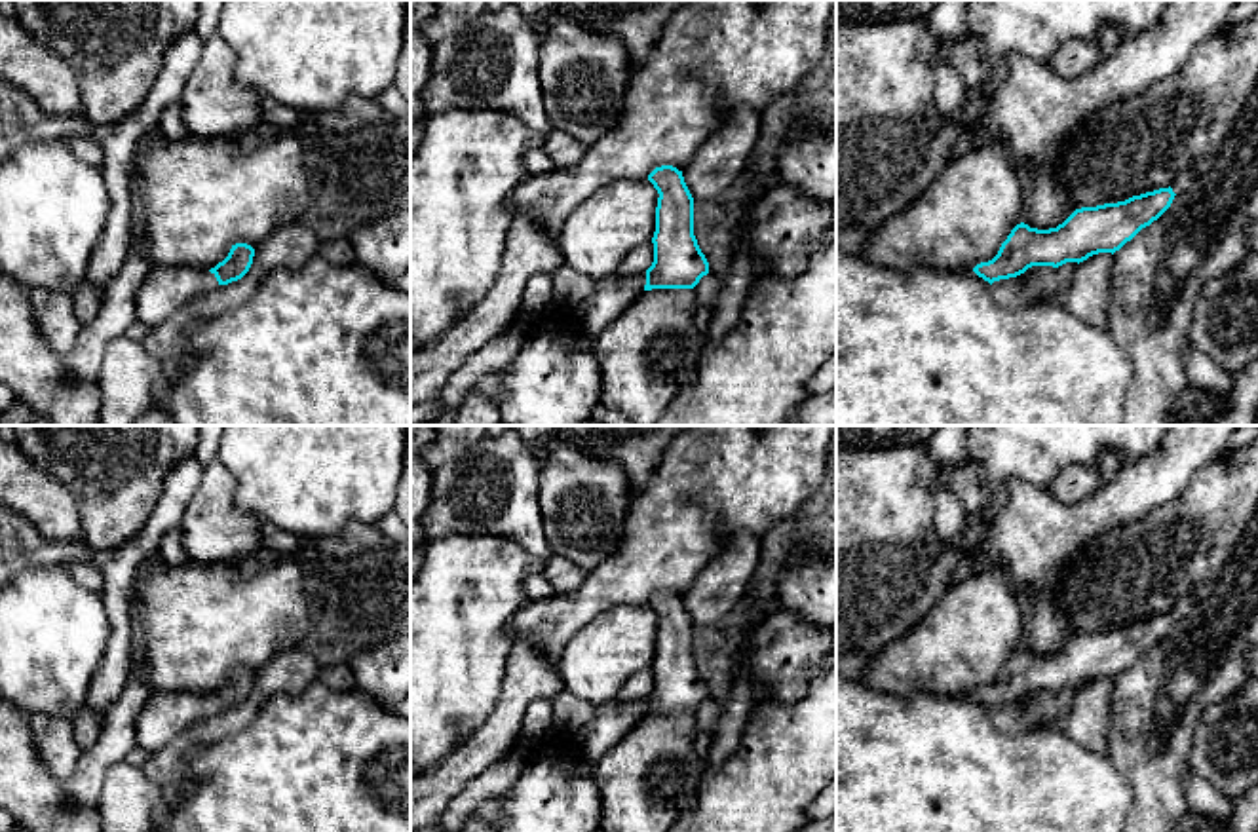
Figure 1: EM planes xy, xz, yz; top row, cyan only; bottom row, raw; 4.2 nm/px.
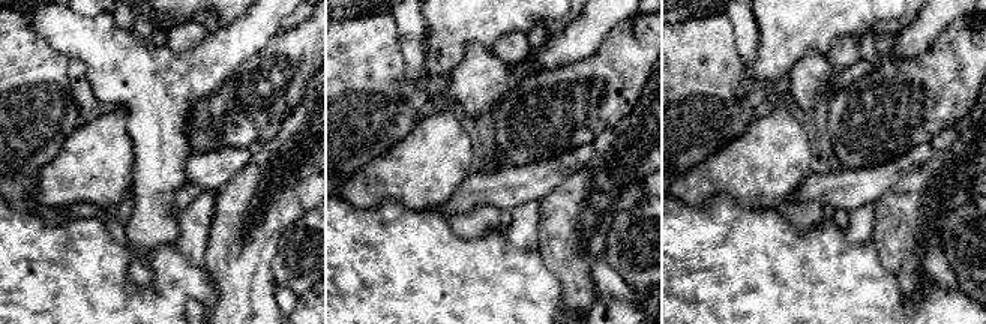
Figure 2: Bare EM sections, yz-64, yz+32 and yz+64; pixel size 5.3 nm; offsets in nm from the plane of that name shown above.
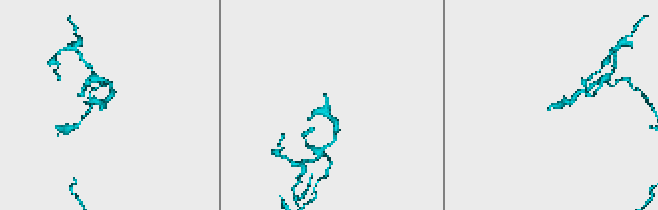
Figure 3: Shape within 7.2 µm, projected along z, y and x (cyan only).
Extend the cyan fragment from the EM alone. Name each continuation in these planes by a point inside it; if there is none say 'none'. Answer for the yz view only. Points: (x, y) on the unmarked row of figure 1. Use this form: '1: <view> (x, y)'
none

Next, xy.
1: xy (166, 715)

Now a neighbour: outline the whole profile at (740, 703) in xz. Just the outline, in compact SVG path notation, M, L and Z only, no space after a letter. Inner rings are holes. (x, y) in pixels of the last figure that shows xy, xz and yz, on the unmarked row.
M749 633L743 636L743 640L739 642L739 646L735 650L735 659L732 665L732 690L730 690L730 695L728 695L726 705L722 709L718 729L713 735L713 747L711 747L709 756L705 758L705 769L720 767L737 750L737 747L741 743L741 735L747 726L747 720L756 705L754 688L745 672L745 640L747 640L747 636L749 636Z

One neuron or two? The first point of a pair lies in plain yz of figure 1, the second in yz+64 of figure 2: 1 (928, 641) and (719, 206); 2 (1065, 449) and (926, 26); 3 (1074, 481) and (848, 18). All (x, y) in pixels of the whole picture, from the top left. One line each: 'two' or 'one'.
1: two
2: two
3: two

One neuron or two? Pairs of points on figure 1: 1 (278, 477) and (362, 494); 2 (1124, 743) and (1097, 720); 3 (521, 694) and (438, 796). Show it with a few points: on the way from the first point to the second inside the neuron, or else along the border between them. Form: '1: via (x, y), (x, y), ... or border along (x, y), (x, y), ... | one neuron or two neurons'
1: via (299, 477), (341, 477) | one neuron
2: border along (1114, 684), (1108, 715), (1108, 747), (1105, 751) | two neurons
3: via (506, 718), (504, 726), (458, 772) | one neuron

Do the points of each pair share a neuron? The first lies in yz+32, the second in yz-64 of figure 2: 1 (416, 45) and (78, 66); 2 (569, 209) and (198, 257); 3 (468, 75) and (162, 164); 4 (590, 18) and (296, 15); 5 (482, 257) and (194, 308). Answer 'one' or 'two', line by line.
1: one
2: two
3: one
4: two
5: two

